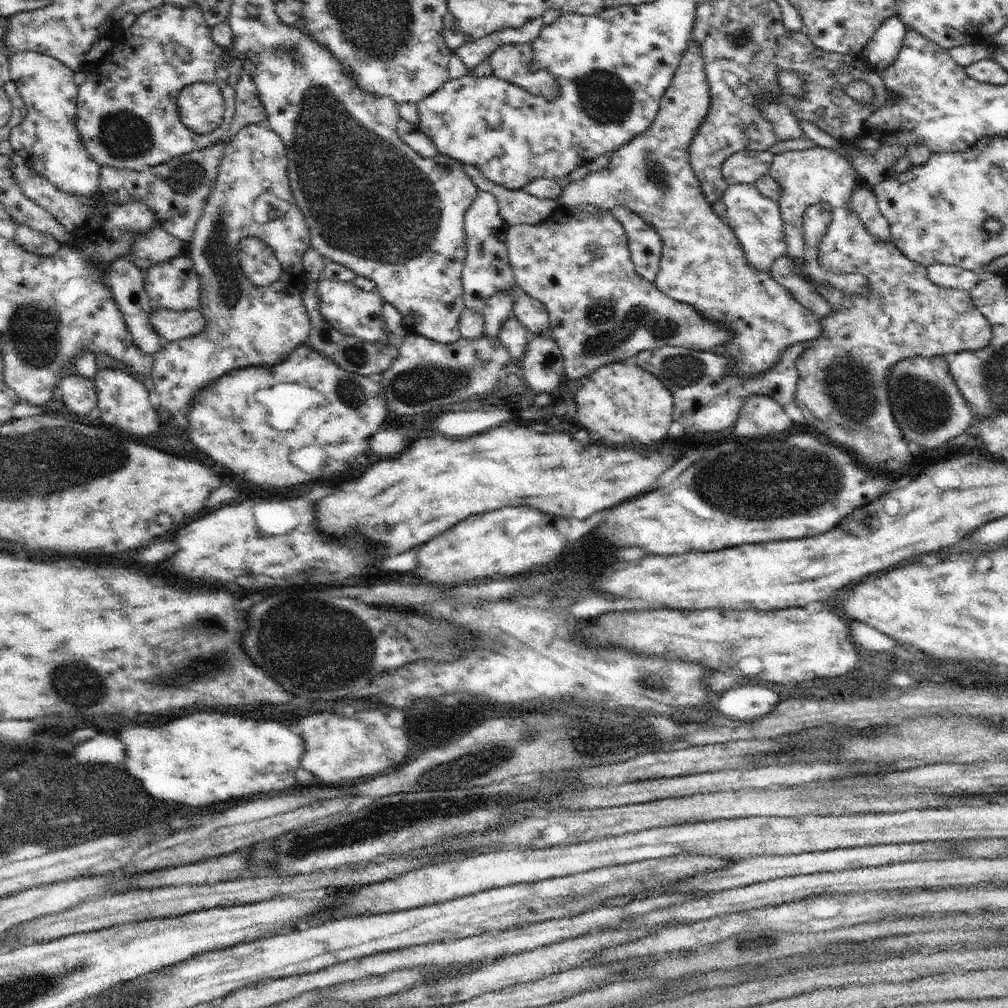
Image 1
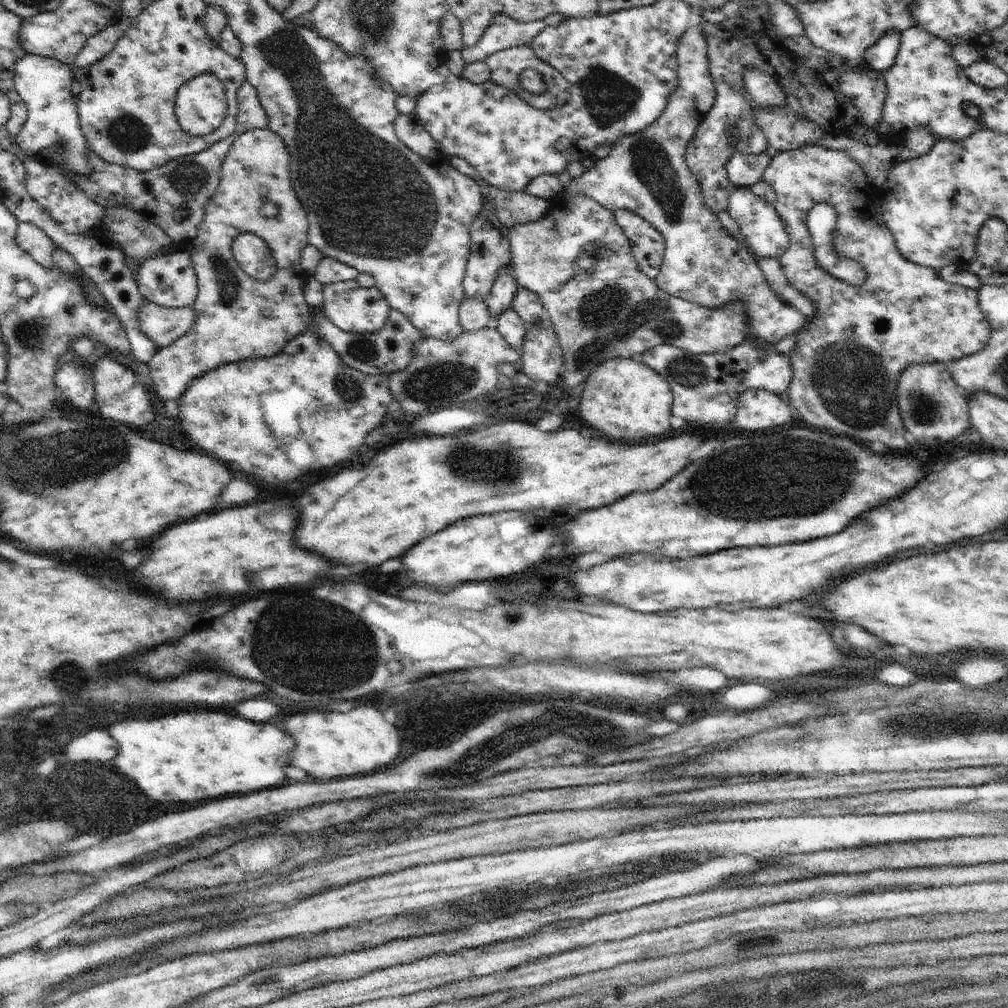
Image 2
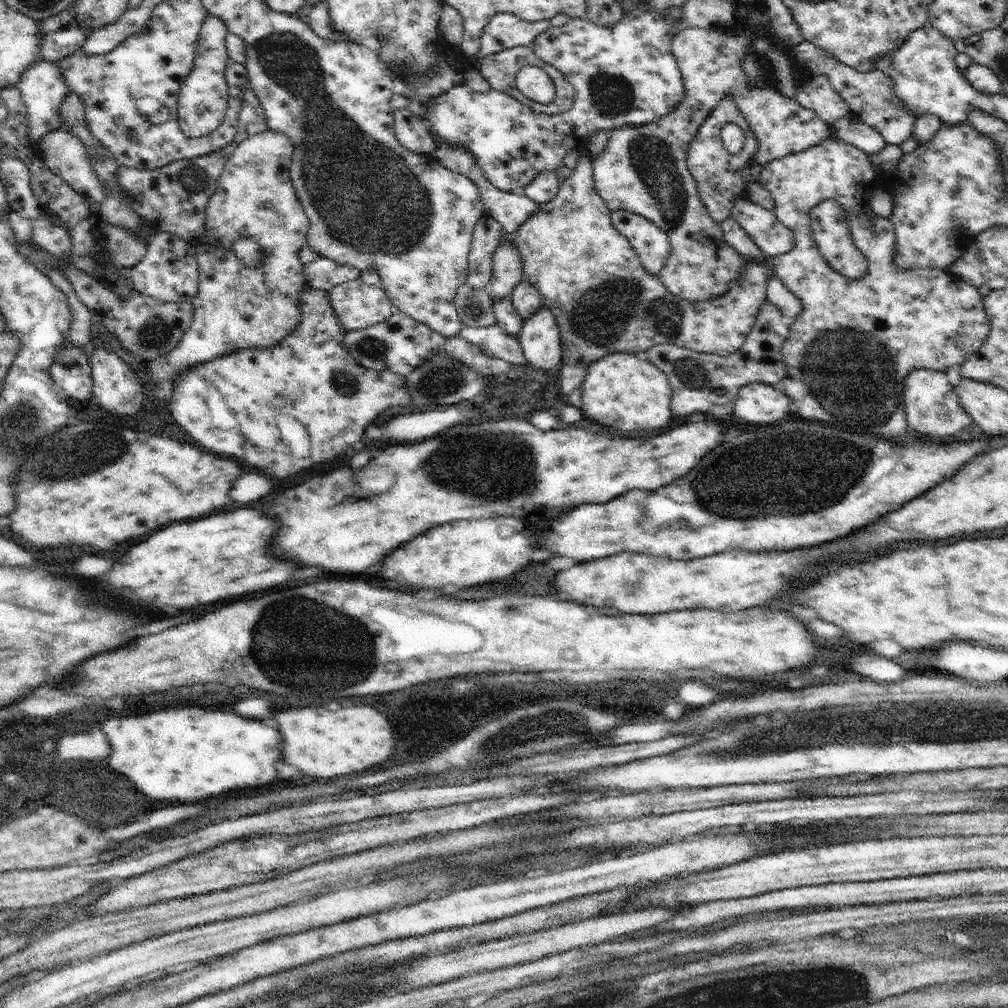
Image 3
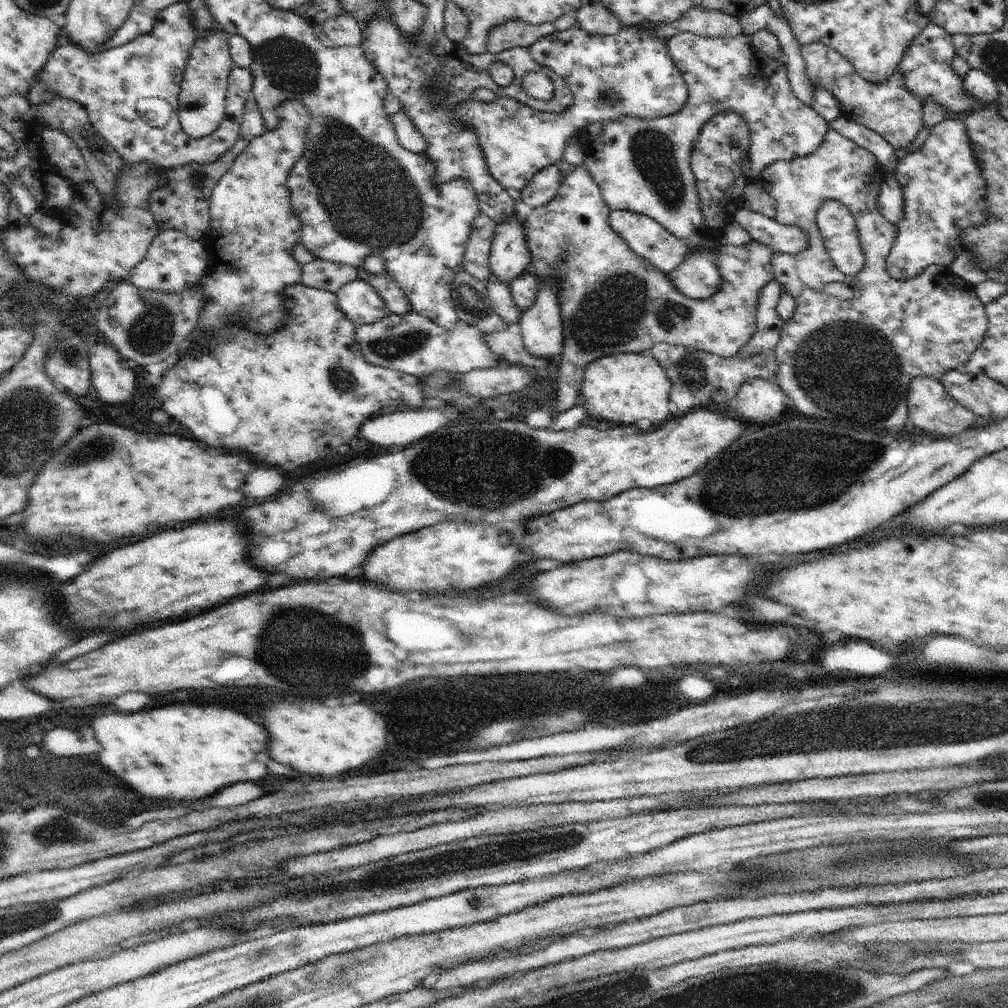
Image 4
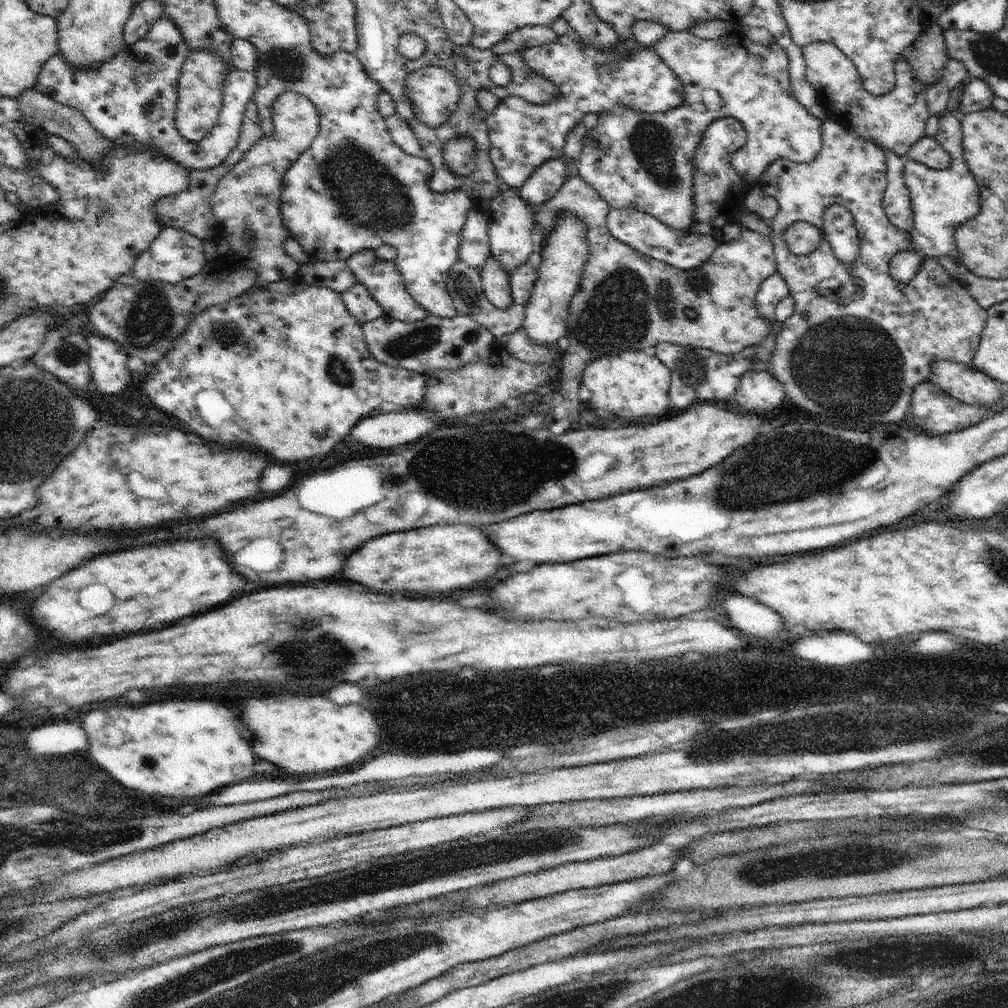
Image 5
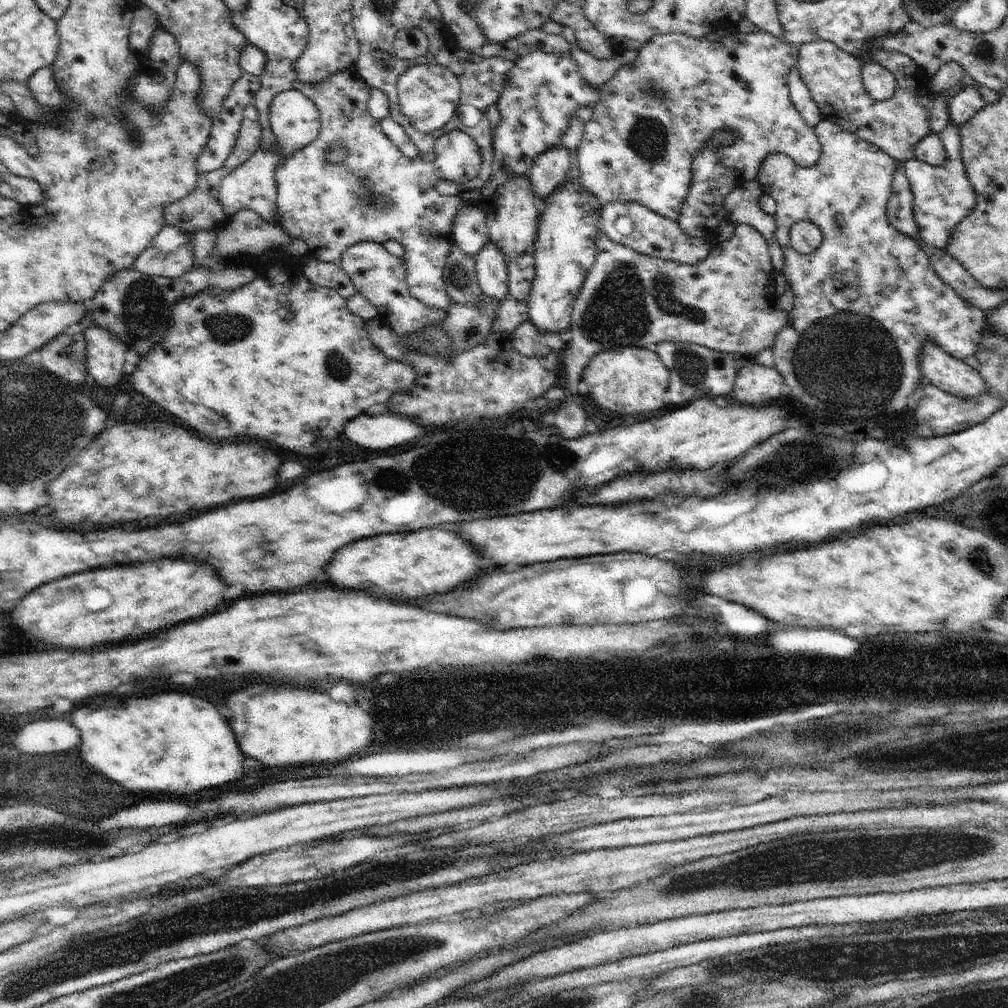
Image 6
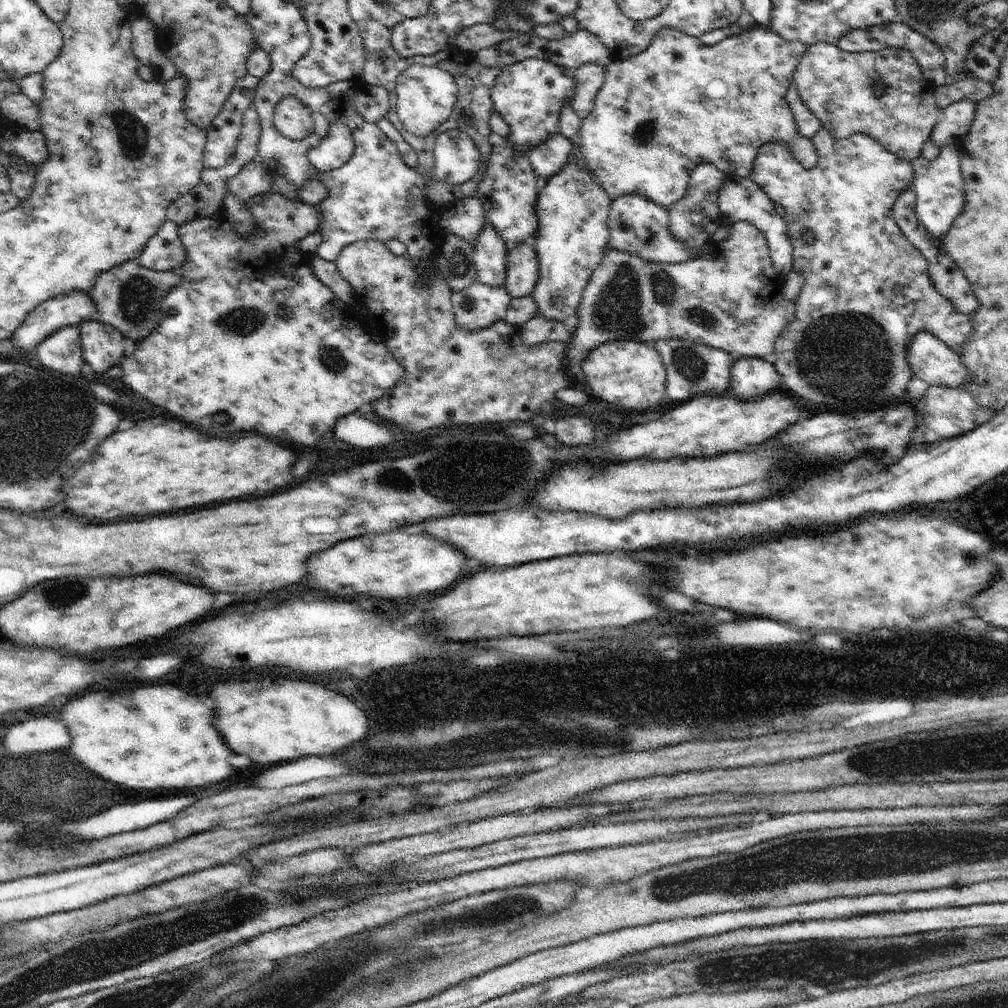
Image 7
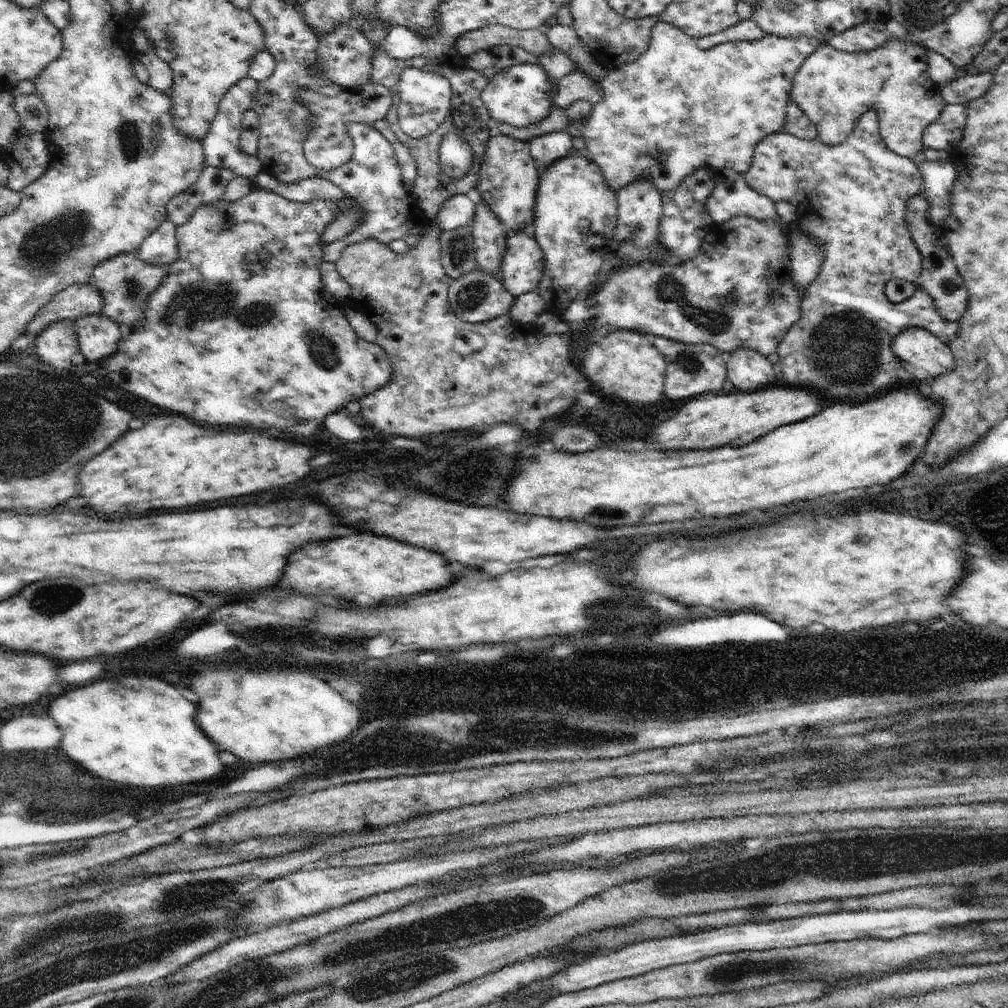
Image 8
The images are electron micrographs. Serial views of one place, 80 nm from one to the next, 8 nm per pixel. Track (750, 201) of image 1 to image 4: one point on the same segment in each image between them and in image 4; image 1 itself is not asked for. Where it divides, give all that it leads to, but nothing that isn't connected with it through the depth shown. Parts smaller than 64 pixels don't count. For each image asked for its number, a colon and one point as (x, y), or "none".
2: (761, 228)
3: (771, 236)
4: (780, 238)

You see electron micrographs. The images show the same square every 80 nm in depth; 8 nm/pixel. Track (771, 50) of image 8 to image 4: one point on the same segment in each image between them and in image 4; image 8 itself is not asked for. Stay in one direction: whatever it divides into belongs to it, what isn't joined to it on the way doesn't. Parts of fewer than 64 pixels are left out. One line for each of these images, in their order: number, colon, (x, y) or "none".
4: (642, 166)
5: (632, 159)
6: (656, 113)
7: (659, 114)

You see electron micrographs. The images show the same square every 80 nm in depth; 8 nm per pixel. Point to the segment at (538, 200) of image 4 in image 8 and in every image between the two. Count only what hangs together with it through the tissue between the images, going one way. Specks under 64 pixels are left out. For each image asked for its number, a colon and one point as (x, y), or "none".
5: (545, 183)
6: (549, 169)
7: (547, 158)
8: (549, 147)

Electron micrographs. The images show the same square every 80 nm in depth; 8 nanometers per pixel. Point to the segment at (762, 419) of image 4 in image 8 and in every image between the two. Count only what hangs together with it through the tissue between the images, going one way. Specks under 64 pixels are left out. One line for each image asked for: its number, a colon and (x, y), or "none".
5: (760, 392)
6: (755, 385)
7: (750, 377)
8: (749, 370)

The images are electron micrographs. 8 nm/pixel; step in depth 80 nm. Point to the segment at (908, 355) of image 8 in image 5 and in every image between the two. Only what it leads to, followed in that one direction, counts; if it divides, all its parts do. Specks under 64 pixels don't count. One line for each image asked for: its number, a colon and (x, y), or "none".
5: (964, 383)
6: (954, 376)
7: (930, 359)

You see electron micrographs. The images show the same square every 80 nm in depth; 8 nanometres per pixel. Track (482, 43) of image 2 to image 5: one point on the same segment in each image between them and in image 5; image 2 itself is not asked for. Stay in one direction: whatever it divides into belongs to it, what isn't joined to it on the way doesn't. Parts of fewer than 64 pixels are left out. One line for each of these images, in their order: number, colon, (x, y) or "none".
3: (505, 31)
4: (515, 33)
5: (525, 38)

